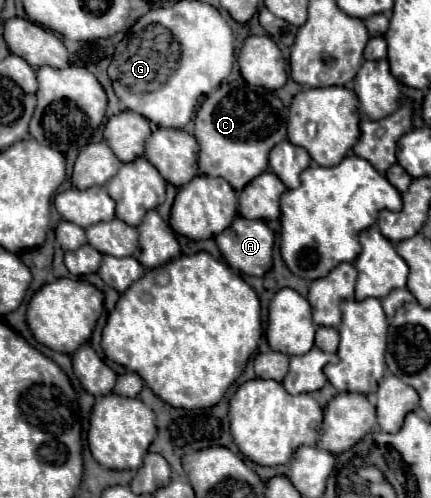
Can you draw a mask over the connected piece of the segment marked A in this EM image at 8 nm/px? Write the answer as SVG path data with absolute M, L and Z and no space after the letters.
M236 216L230 228L216 236L216 244L226 262L248 276L264 276L272 268L274 232L264 220Z

